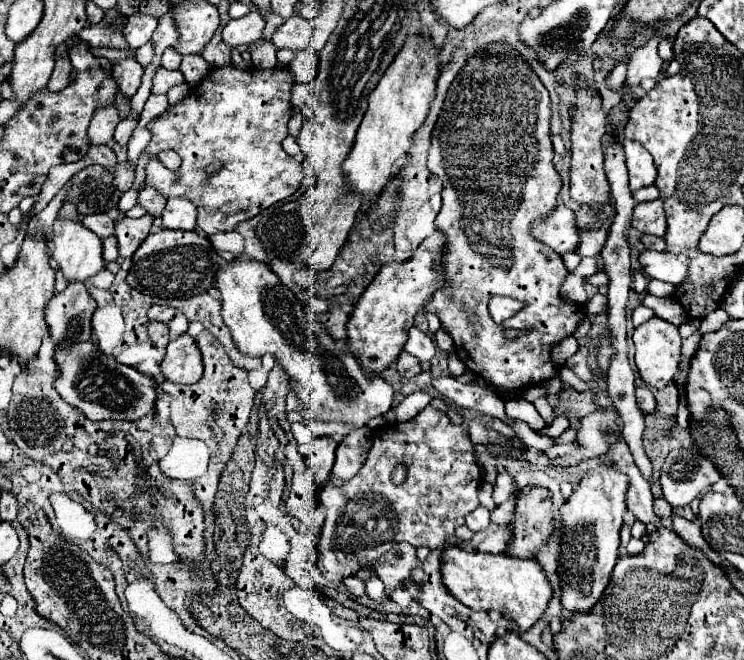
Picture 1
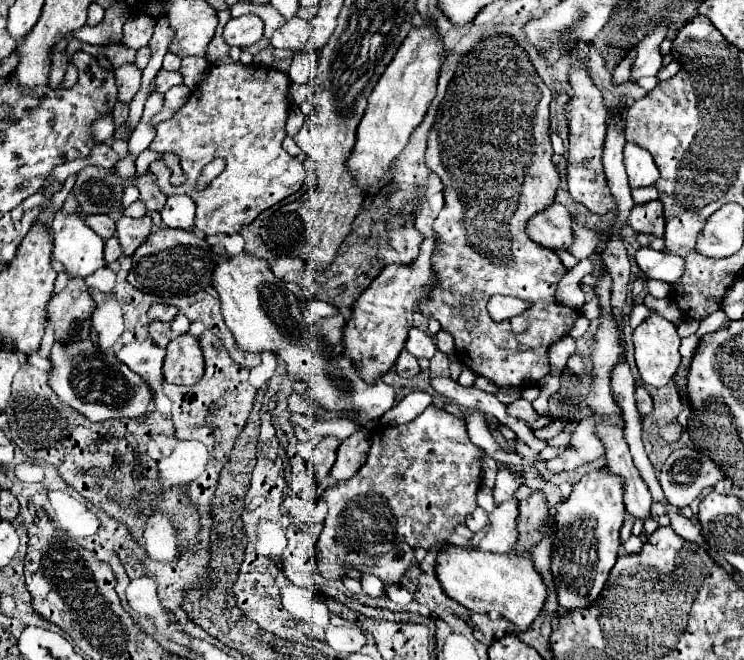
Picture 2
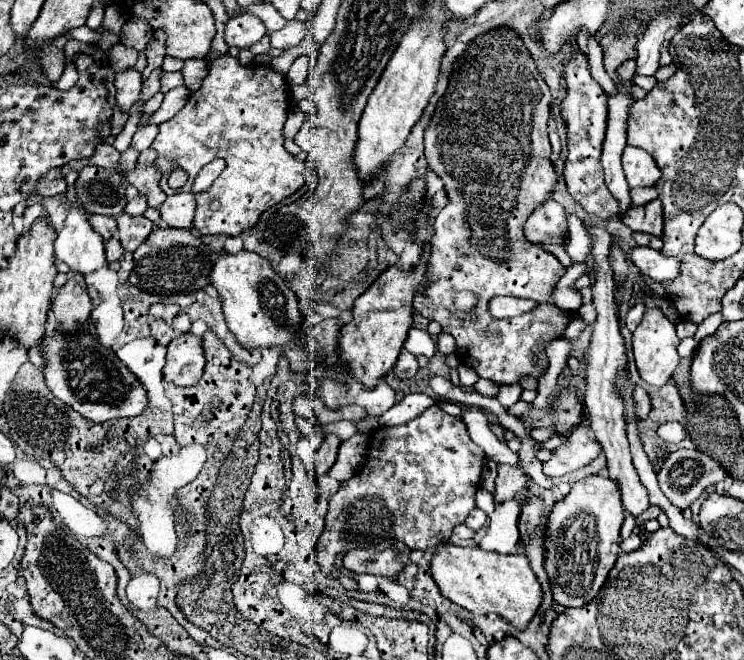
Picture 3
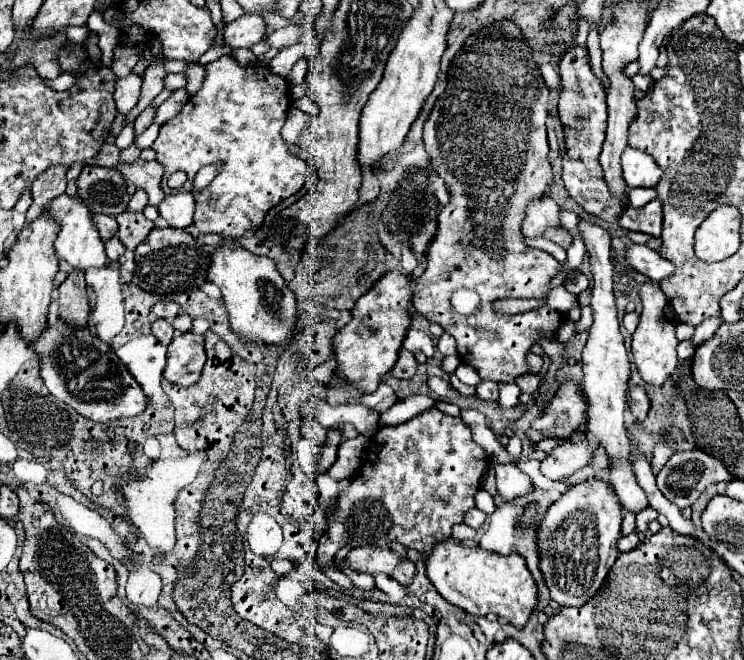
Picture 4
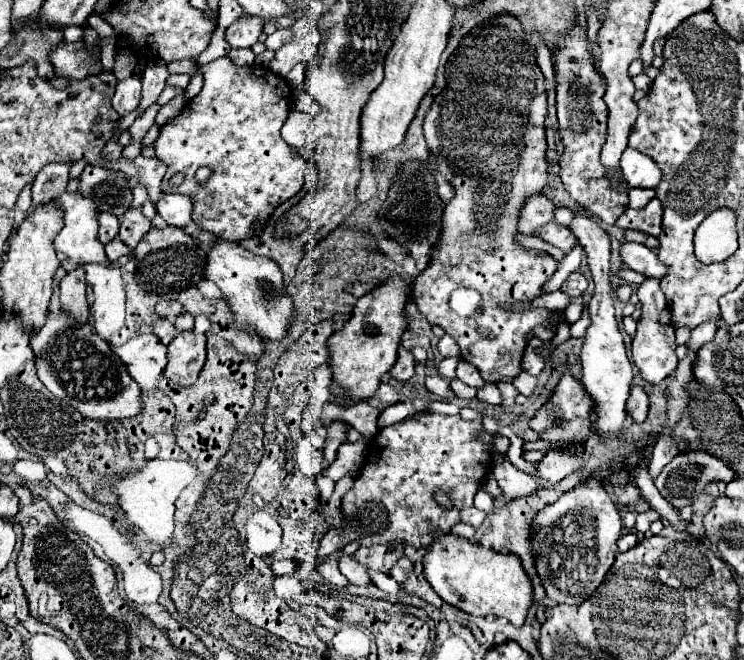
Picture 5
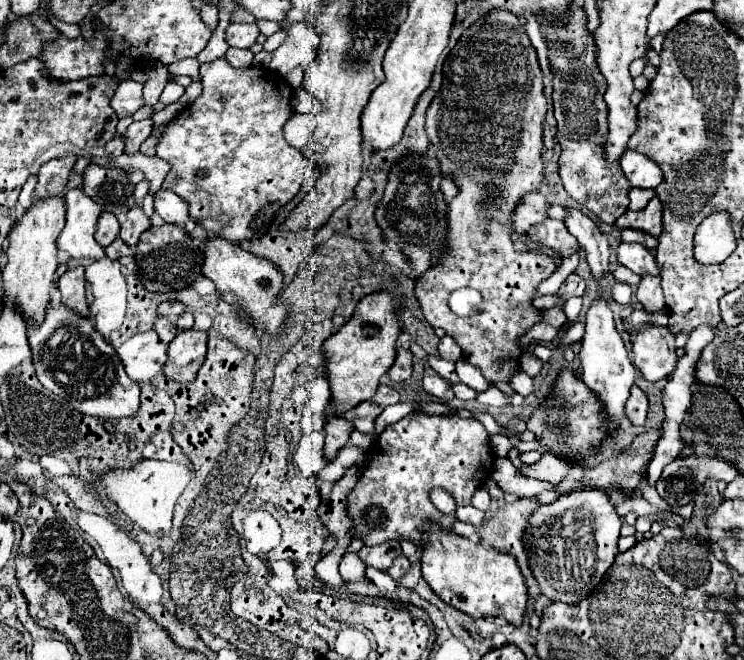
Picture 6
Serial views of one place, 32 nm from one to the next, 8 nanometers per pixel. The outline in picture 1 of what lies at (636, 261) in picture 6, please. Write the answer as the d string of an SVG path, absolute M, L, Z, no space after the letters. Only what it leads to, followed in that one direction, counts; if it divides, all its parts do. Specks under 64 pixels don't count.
M644 250L640 254L640 264L650 278L670 282L674 286L680 286L688 276L688 256L684 254Z

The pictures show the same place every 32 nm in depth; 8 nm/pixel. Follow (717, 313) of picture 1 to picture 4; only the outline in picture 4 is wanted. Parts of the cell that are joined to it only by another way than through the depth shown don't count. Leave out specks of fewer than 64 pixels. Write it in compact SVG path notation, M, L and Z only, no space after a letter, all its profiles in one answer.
M710 316L710 318L706 318L700 326L696 326L696 330L694 330L694 336L692 336L692 340L694 340L694 344L698 346L698 344L702 344L704 340L708 340L708 338L712 338L714 336L714 332L716 332L716 328L722 324L722 316Z

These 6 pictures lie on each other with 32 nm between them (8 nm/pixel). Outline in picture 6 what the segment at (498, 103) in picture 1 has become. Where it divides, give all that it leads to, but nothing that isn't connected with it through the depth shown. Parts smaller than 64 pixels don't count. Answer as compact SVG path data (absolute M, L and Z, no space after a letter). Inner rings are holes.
M494 10L472 24L448 54L444 62L444 84L426 112L426 136L436 150L442 174L452 176L458 186L458 196L448 204L444 256L440 256L438 264L428 268L414 286L416 300L430 326L444 328L444 332L460 344L462 358L480 368L490 384L510 382L520 368L520 338L542 320L542 310L534 308L532 300L540 282L550 278L556 270L556 262L550 256L530 250L518 252L512 242L512 216L516 206L524 194L536 192L544 182L544 116L546 98L536 50L520 18L508 10ZM458 288L474 288L482 294L482 308L476 314L464 318L450 310L448 298Z

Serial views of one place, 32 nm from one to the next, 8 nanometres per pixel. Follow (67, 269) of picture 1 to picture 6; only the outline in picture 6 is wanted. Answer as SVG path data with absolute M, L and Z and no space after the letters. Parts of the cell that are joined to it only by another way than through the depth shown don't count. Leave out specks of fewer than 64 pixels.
M80 188L68 190L64 194L64 202L66 202L66 226L56 240L58 250L66 252L74 260L80 258L102 260L106 256L104 248L94 238L102 208L96 206L92 198L84 196Z

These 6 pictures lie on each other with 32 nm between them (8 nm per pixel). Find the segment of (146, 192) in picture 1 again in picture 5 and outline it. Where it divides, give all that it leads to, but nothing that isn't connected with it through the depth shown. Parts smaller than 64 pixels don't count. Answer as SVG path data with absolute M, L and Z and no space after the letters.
M120 157L116 164L104 164L104 166L112 166L116 170L122 170L128 176L128 180L138 178L138 184L146 186L148 196L154 204L162 198L160 182L166 174L166 166L160 160L156 160L156 158L136 158L132 162L126 162L125 158Z

